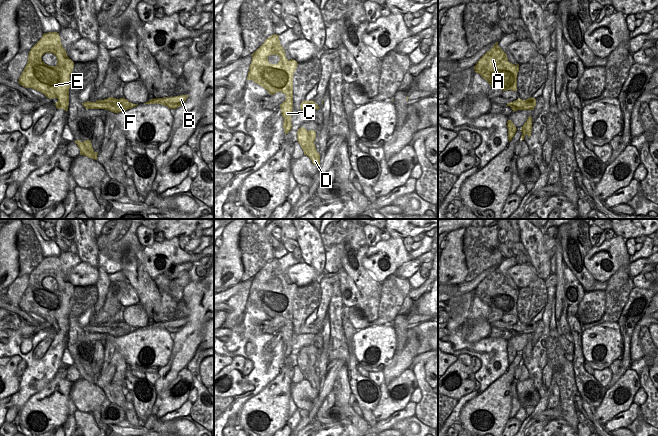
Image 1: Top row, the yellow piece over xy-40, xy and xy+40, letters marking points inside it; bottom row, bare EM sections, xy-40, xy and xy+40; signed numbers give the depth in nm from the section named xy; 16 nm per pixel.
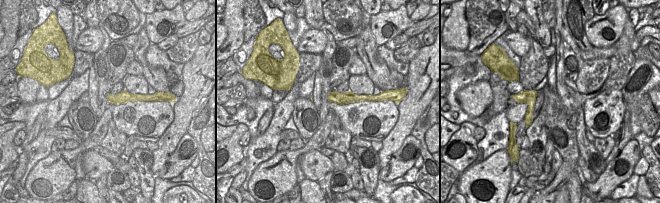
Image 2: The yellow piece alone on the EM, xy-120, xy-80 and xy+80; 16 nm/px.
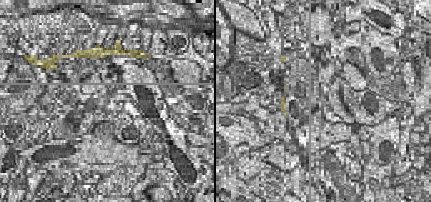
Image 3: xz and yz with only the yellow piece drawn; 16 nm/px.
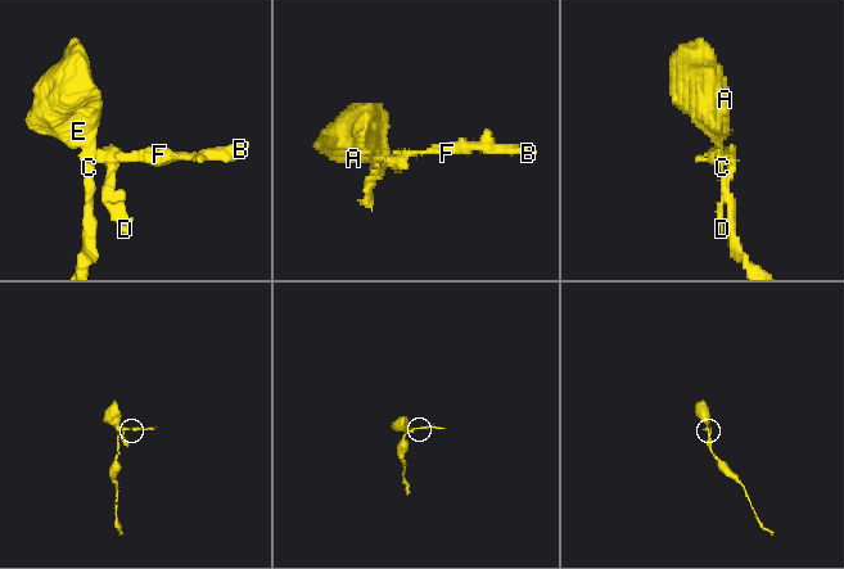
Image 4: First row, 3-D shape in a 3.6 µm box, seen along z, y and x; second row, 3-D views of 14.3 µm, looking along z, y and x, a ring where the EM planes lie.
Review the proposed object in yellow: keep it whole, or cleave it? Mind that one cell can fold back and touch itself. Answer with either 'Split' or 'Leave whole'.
Split.

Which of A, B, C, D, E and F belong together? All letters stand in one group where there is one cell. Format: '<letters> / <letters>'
A C D E / B F

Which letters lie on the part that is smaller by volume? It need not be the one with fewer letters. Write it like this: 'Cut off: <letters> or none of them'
Cut off: B, F.

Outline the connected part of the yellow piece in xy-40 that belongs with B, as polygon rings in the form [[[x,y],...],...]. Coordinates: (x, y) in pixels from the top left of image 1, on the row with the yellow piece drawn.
[[[188,94],[187,95],[180,95],[180,96],[174,96],[174,97],[164,97],[164,98],[155,98],[155,99],[151,99],[148,102],[144,103],[144,104],[161,104],[164,106],[167,106],[170,109],[176,109],[178,107],[180,107],[188,98]]]

